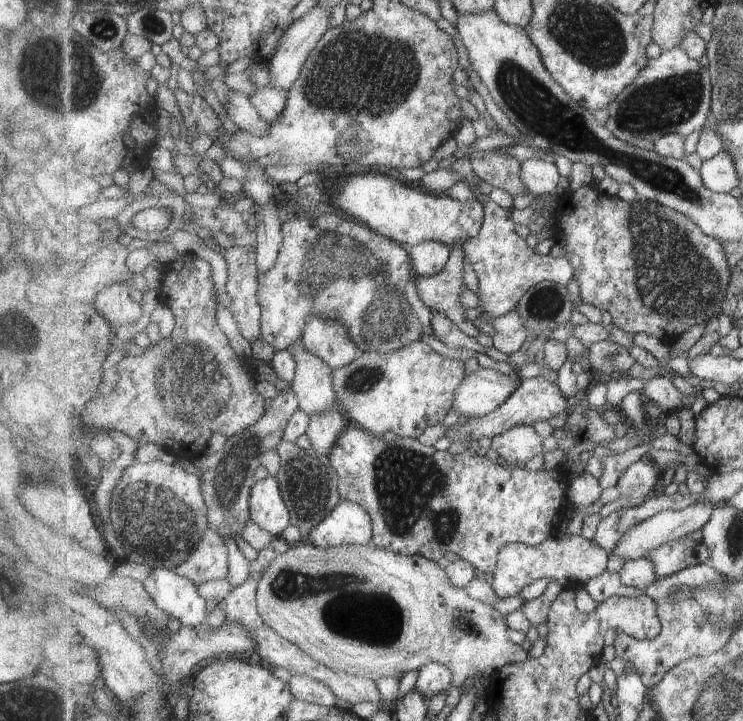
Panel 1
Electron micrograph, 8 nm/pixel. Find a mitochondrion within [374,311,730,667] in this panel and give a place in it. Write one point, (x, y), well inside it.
(694, 611)

